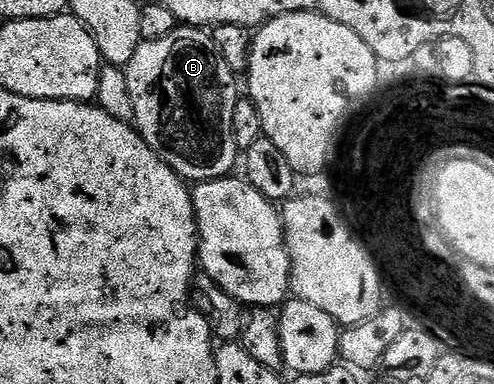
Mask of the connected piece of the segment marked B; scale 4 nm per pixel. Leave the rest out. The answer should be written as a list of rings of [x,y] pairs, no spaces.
[[[181,25],[174,32],[170,32],[170,36],[162,36],[162,40],[150,40],[149,42],[141,41],[138,52],[134,52],[134,56],[130,56],[127,66],[123,67],[126,76],[126,84],[130,84],[130,96],[134,100],[134,123],[140,135],[146,140],[146,144],[150,144],[150,148],[159,158],[162,159],[168,167],[179,174],[181,178],[192,184],[201,182],[209,182],[215,178],[226,178],[233,173],[232,170],[238,166],[238,151],[236,141],[234,140],[234,108],[236,101],[242,97],[241,91],[236,91],[237,75],[233,74],[232,69],[226,64],[226,60],[222,60],[222,56],[216,50],[216,45],[212,39],[211,33],[205,32],[203,29],[194,26]]]

